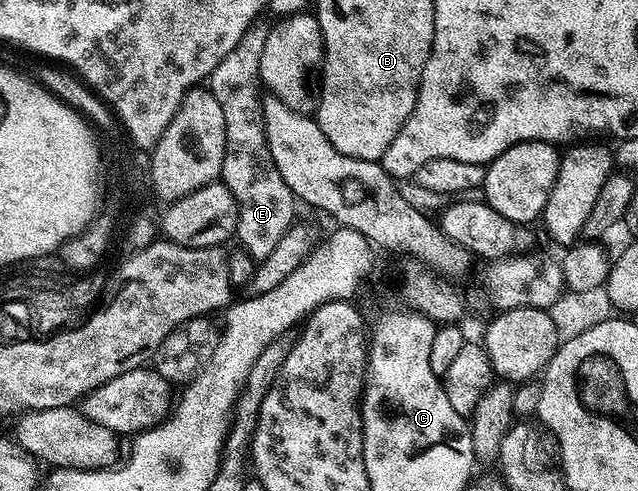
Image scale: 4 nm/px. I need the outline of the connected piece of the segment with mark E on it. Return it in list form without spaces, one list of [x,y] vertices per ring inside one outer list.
[[[259,20],[244,32],[240,44],[216,64],[210,73],[208,89],[224,112],[227,152],[220,181],[231,190],[238,205],[238,226],[236,238],[242,242],[241,249],[246,250],[255,260],[264,259],[280,238],[295,225],[294,206],[296,197],[289,190],[288,184],[280,176],[280,171],[273,162],[272,152],[266,142],[264,116],[262,115],[263,91],[260,89],[260,56],[264,52],[267,23]]]

